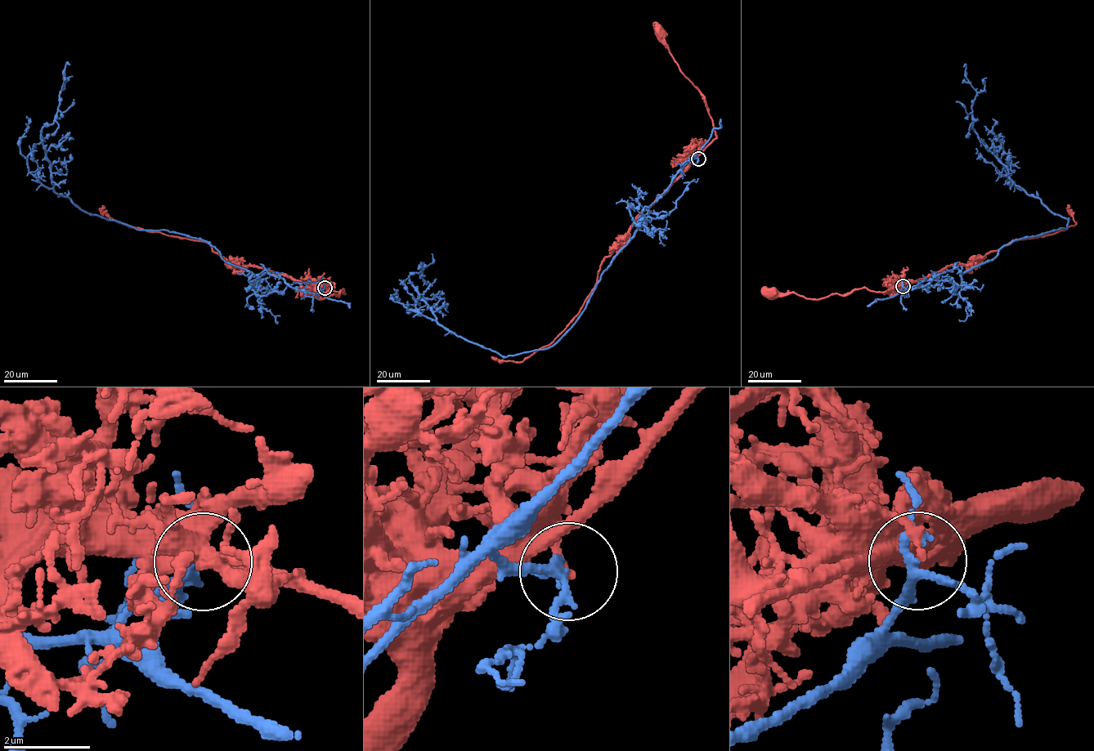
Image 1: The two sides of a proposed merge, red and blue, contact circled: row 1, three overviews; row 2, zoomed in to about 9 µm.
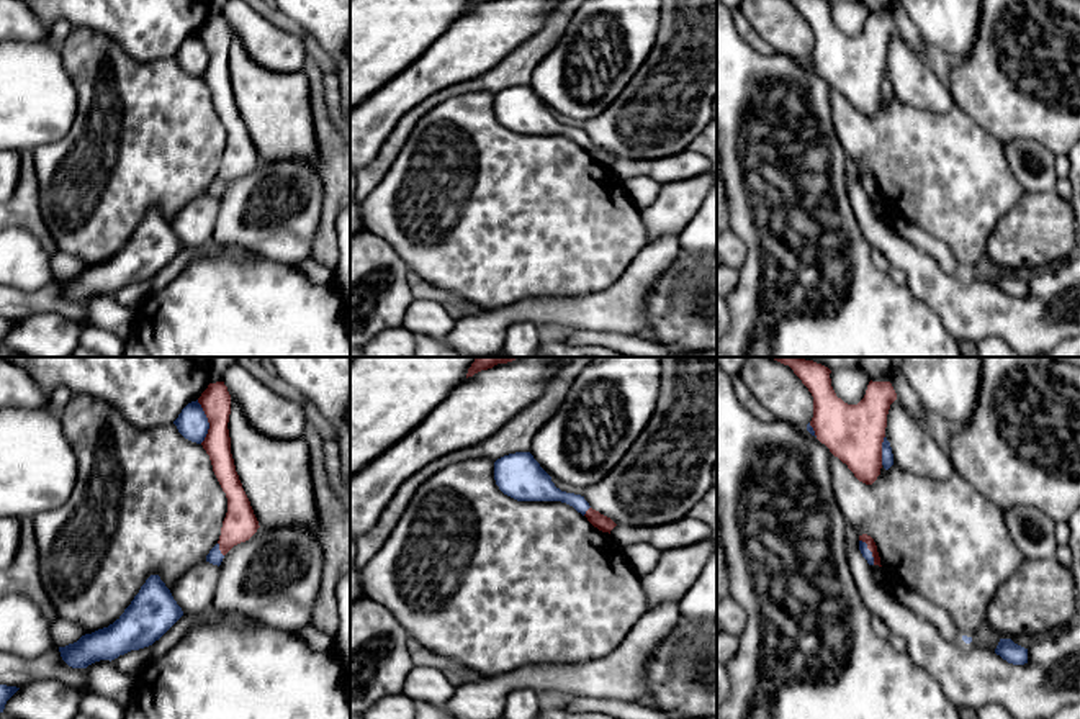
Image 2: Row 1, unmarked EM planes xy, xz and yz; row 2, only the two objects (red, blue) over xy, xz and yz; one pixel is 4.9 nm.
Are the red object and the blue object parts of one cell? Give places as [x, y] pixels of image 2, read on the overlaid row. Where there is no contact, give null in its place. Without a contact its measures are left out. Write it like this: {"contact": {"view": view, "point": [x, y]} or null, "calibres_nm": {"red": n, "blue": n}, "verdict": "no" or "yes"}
{"contact": {"view": "xy", "point": [208, 421]}, "calibres_nm": {"red": 150, "blue": 160}, "verdict": "no"}

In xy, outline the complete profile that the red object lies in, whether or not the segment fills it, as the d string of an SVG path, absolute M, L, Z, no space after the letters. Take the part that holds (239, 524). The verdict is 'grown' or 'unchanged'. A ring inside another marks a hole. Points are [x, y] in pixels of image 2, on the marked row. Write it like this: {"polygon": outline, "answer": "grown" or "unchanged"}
{"polygon": "M224 382L209 383L198 398L198 403L209 423L201 445L209 455L213 472L227 498L227 513L218 540L221 554L226 555L234 545L249 540L260 526L242 488L231 454L227 429L231 395Z", "answer": "unchanged"}

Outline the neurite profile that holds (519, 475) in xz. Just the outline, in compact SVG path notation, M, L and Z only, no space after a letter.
M515 452L497 459L494 480L504 495L517 501L561 501L583 516L591 508L584 496L556 488L530 452Z

